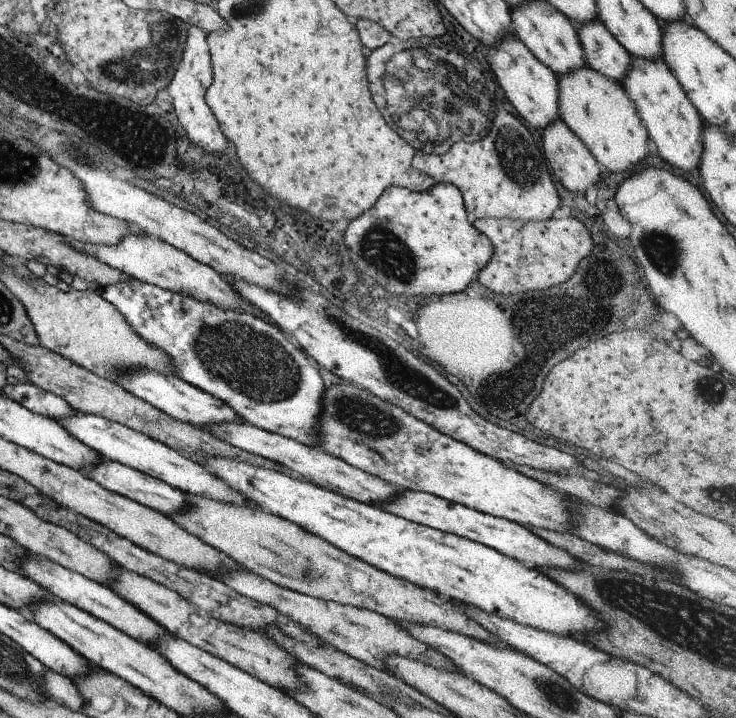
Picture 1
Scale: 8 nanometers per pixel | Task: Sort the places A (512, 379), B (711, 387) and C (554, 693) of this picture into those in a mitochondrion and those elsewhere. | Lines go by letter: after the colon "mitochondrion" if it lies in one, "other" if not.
A: other
B: mitochondrion
C: mitochondrion

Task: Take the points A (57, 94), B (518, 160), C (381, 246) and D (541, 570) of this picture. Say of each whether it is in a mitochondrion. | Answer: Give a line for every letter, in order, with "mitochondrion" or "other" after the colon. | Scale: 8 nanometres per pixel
A: other
B: mitochondrion
C: mitochondrion
D: other

